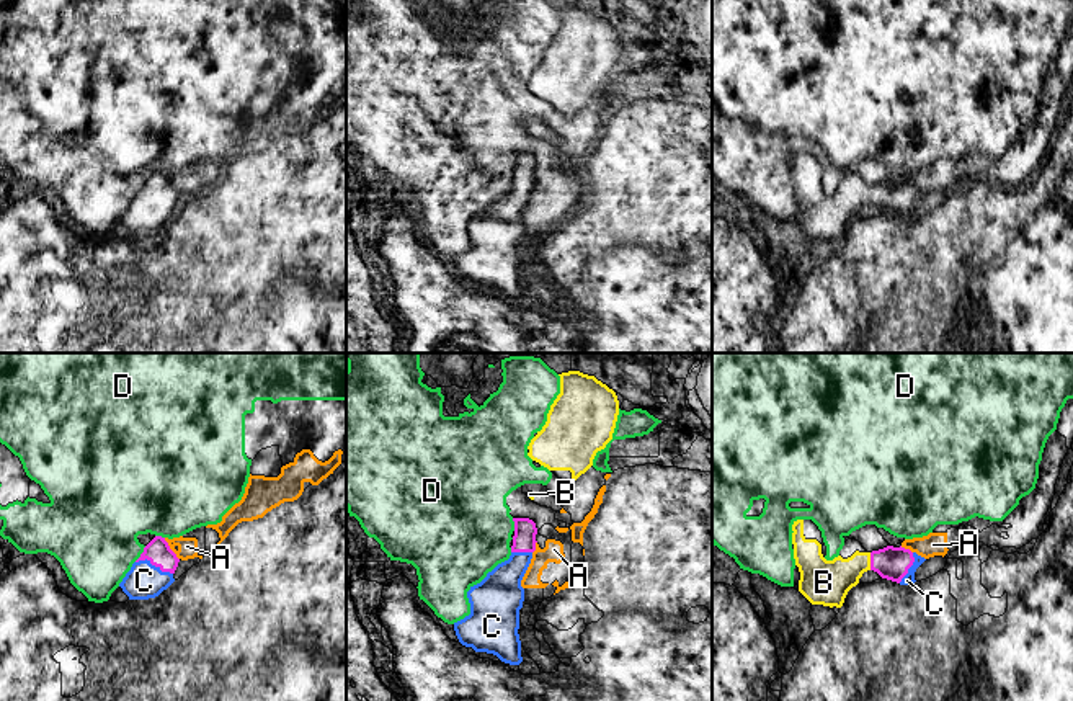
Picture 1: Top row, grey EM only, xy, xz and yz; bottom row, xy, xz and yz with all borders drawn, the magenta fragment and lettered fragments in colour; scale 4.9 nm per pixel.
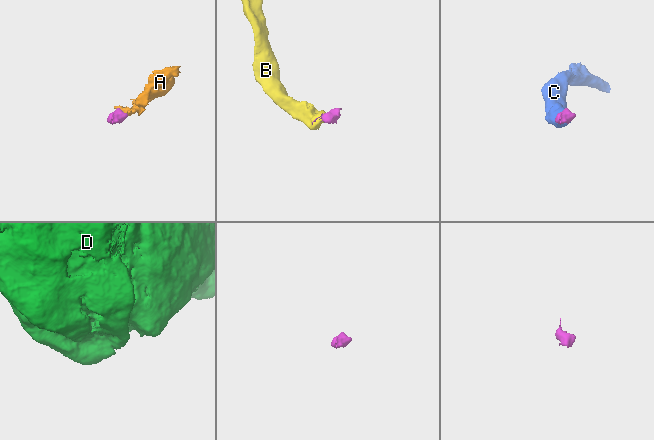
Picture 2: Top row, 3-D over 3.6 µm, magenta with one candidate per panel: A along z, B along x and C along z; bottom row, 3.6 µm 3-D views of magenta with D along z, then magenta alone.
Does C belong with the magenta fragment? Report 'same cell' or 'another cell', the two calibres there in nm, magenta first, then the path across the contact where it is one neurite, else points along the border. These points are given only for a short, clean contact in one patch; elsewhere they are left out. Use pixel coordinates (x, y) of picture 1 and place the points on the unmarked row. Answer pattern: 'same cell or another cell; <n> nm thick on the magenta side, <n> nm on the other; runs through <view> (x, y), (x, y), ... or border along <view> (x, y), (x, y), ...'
same cell; 120 nm thick on the magenta side, 180 nm on the other; runs through xy (157, 185), (154, 198), (144, 214)

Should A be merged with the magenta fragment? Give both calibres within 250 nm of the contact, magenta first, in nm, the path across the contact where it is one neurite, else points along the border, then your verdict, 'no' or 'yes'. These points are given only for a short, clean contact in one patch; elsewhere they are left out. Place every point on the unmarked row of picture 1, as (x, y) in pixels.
calibres 120 and 100 nm; border xy (164, 172), (178, 193); no

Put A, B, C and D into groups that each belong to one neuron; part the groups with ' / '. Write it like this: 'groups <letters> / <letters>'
groups A D / B C

